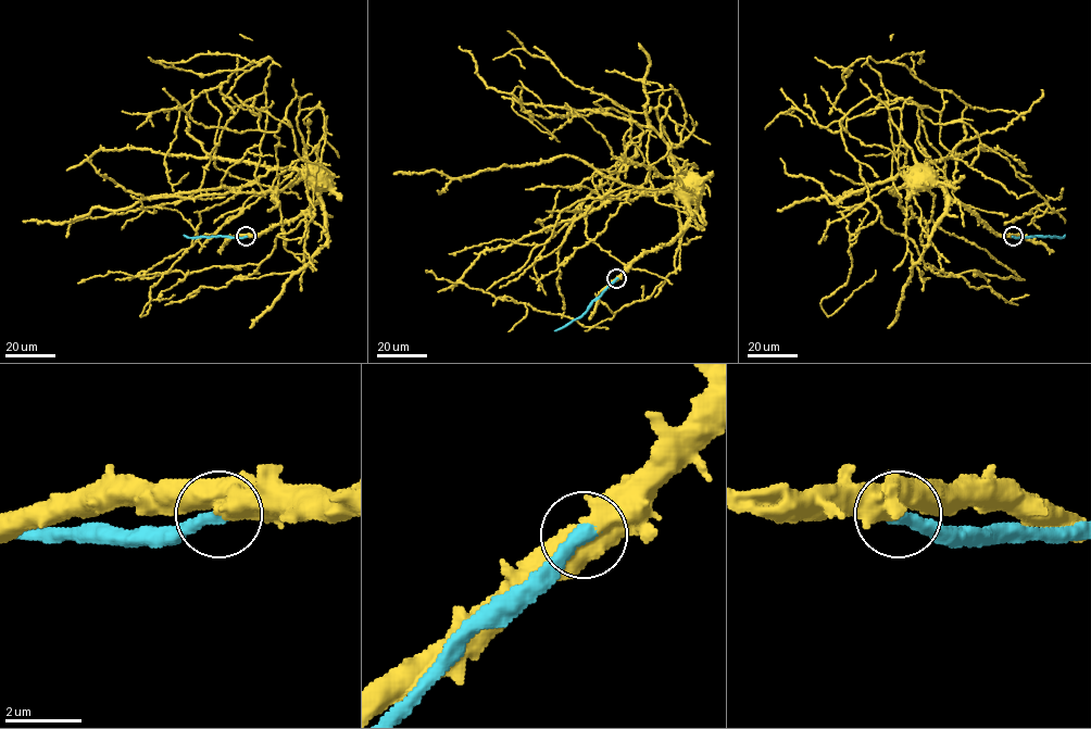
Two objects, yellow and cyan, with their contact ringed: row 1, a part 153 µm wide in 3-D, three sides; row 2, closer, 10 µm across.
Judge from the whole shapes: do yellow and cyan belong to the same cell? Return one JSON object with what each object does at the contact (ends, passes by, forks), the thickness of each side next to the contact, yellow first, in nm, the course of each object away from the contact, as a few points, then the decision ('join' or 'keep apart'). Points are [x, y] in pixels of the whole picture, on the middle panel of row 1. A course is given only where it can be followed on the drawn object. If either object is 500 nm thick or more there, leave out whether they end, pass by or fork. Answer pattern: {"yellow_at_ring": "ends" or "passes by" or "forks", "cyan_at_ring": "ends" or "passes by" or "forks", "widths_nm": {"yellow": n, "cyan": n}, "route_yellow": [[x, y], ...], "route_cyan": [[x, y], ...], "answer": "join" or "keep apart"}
{"widths_nm": {"yellow": 650, "cyan": 400}, "route_yellow": [[617, 278], [690, 217], [657, 111], [629, 112], [625, 162], [516, 86], [559, 141]], "route_cyan": [[617, 278], [580, 316], [554, 330]], "answer": "keep apart"}

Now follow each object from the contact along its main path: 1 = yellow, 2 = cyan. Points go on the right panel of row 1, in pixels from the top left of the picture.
1: (1012, 236), (878, 98), (841, 126), (885, 90), (893, 184), (841, 213), (851, 268), (827, 315), (875, 269)
2: (1013, 236), (1065, 235)

